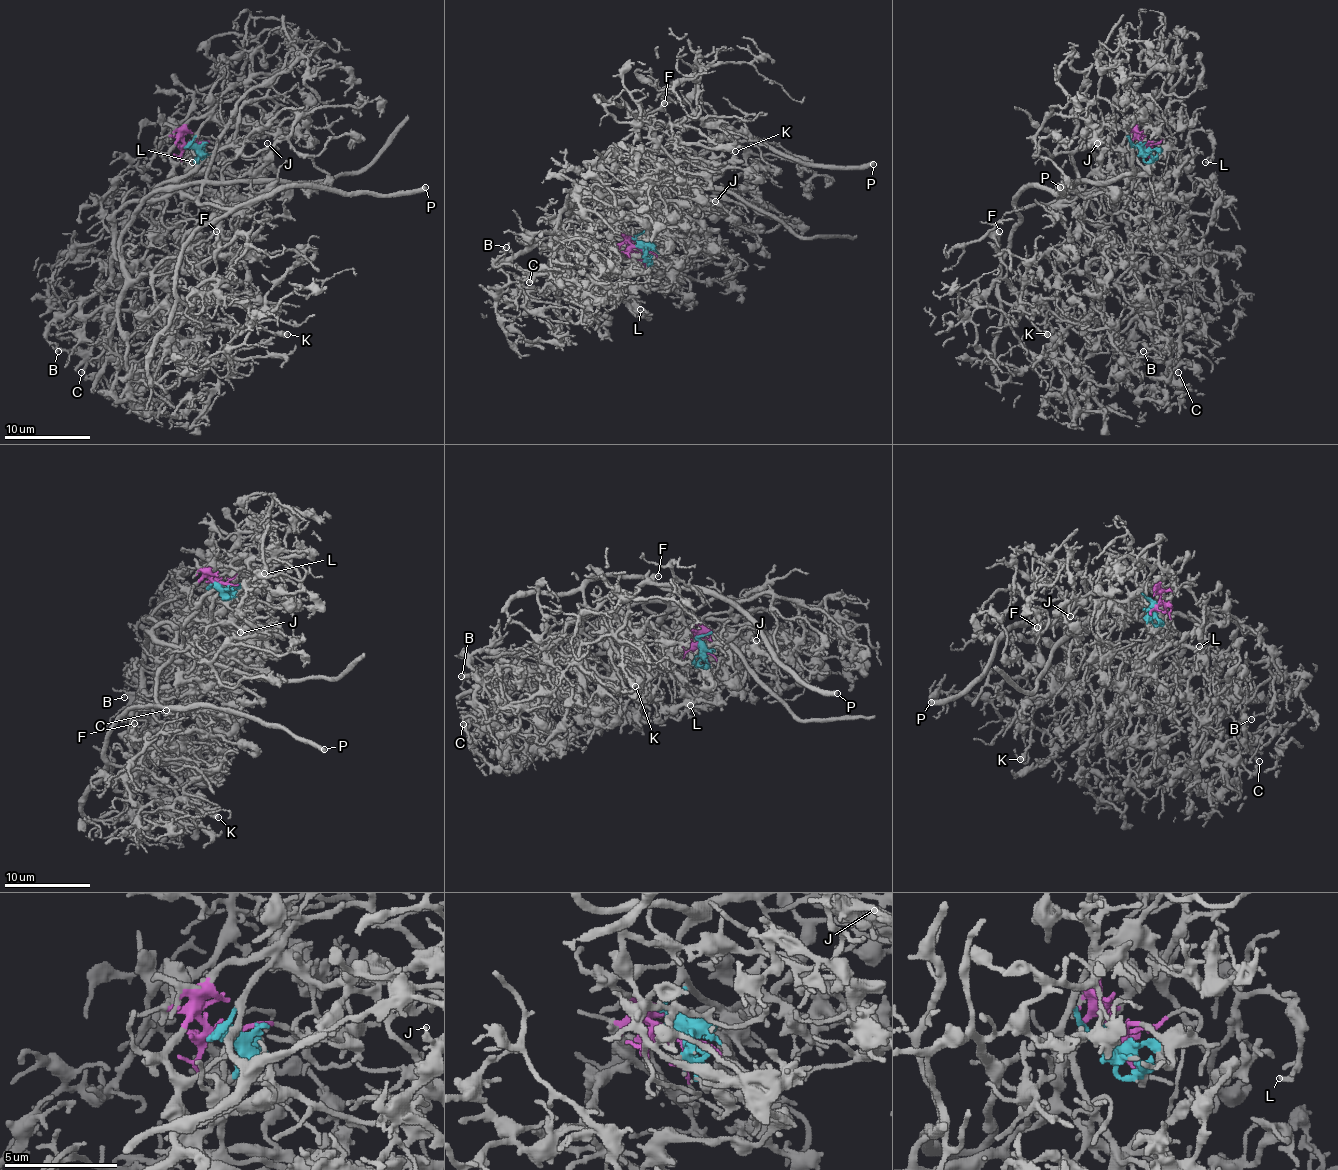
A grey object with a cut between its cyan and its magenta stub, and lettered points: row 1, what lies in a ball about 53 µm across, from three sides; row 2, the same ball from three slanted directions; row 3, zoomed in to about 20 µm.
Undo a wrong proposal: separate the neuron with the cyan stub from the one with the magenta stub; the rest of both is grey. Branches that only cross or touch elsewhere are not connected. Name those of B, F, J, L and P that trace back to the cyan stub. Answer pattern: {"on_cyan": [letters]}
{"on_cyan": ["J"]}

